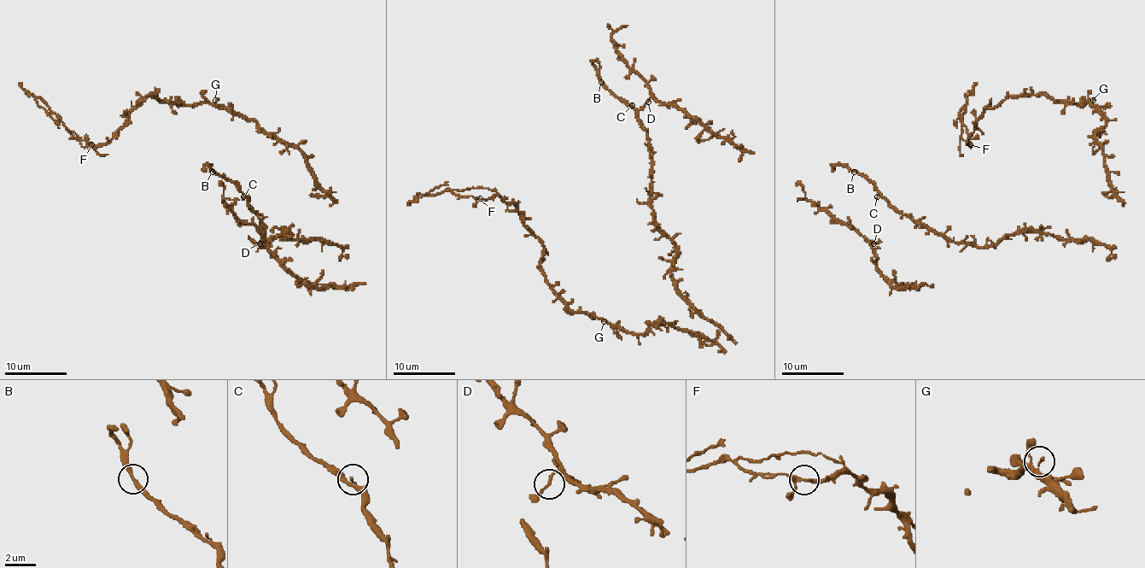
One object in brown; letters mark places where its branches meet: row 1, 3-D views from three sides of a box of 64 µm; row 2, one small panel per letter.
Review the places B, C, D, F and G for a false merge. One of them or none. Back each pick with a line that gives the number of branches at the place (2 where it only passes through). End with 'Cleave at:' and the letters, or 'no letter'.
F: branches 2
Cleave at: F

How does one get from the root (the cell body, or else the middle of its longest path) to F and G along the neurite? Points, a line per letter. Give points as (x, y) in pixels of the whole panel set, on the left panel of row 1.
F: (322, 190), (297, 148), (209, 102), (169, 104), (148, 95), (109, 140), (92, 145)
G: (322, 190), (307, 159), (297, 148), (284, 145), (265, 134), (254, 121), (222, 109), (215, 100)

